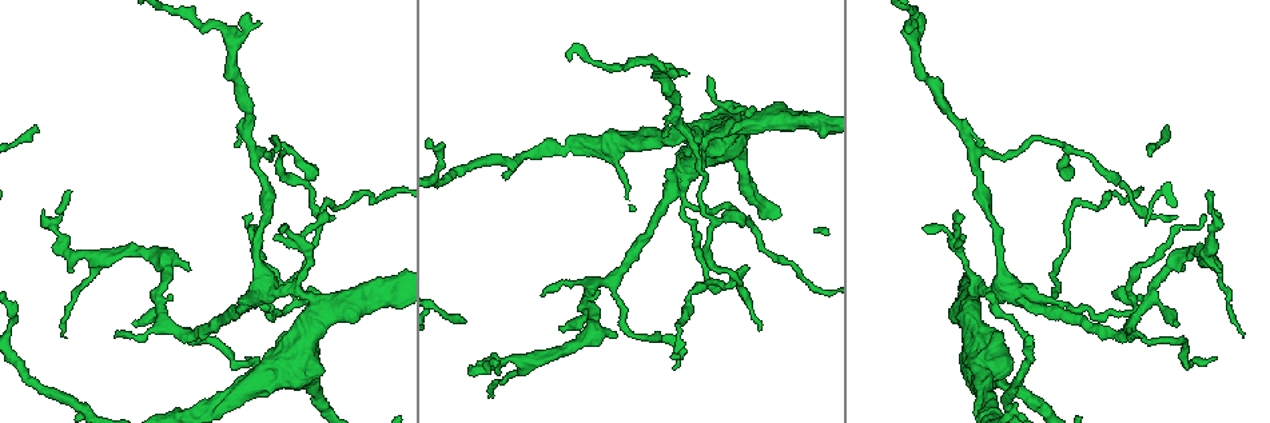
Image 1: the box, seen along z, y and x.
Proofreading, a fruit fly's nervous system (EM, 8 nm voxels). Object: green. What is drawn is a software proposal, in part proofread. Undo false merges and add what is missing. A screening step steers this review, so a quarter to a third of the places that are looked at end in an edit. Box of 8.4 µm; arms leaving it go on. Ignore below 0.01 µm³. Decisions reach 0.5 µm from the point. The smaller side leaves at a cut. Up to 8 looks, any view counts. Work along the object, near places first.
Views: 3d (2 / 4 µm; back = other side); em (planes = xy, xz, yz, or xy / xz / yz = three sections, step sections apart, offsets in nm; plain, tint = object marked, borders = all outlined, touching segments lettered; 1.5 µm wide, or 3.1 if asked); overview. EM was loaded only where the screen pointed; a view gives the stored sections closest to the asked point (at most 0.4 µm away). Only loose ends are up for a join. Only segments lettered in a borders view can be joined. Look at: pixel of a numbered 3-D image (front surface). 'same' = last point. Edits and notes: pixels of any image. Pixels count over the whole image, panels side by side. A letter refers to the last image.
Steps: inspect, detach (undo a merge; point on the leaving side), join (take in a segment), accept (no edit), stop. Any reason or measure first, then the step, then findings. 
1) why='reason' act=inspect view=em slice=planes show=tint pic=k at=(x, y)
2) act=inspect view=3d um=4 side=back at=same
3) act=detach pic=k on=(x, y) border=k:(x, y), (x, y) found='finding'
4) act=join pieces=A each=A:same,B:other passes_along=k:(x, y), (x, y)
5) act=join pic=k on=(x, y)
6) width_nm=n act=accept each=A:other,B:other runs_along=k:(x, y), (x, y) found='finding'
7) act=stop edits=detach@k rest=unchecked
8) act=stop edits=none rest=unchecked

why='branch stops here' act=inspect view=3d um=4 side=back pic=1 at=(189, 268)

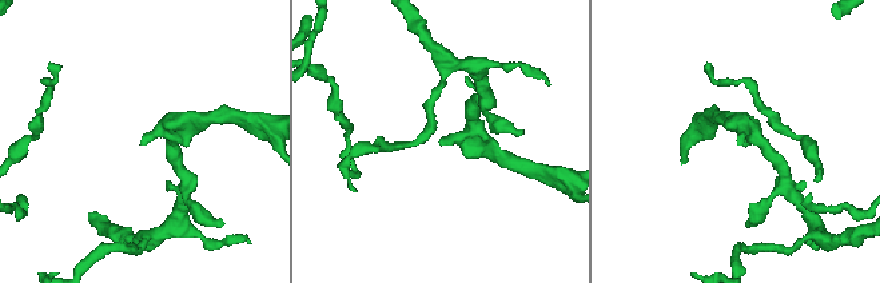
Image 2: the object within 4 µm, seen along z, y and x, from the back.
act=inspect view=em slice=planes show=tint pic=2 at=(142, 142)

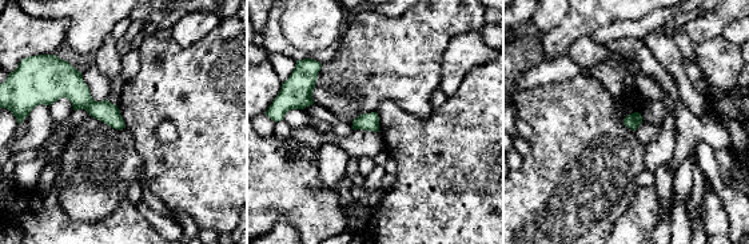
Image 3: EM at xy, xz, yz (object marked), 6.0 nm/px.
act=inspect view=em slice=planes show=borders at=same

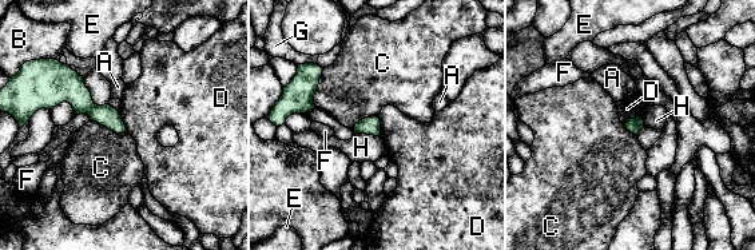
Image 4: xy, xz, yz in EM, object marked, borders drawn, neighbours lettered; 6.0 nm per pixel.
act=accept each=A:other,B:other,C:other,D:other,E:other,F:other,G:other,H:other border=4:(118, 110), (127, 131) found='no lettered segment goes on from it'

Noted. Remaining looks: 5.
why='end of a long branch' act=inspect view=3d um=4 pic=1 at=(248, 357)

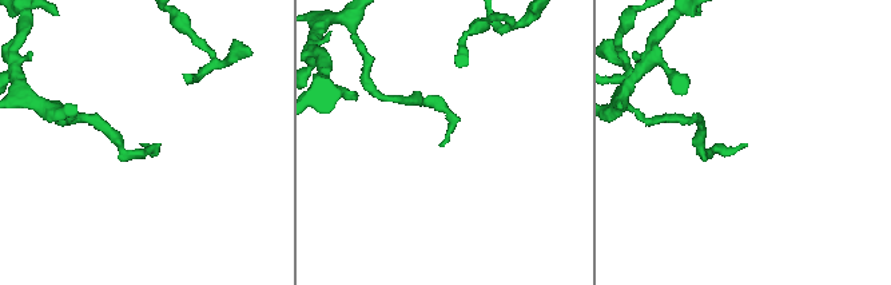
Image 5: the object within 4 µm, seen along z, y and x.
act=inspect view=em slice=planes show=tint pic=5 at=(444, 144)

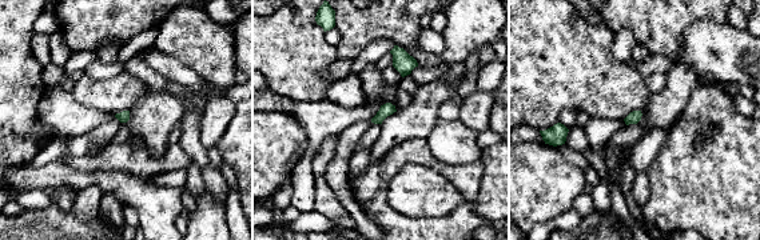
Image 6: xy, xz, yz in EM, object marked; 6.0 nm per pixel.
why='see the neighbours' act=inspect view=em slice=planes show=borders at=same

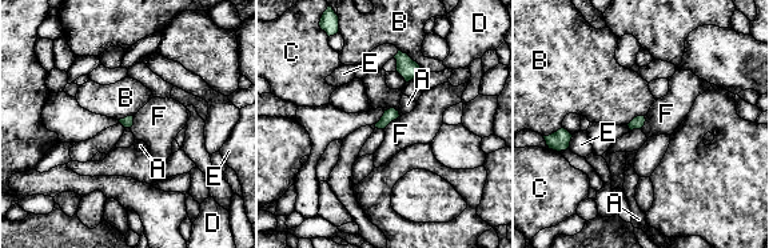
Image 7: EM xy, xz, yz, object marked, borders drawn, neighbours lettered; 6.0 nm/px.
longest_contact=B:190nm act=accept each=A:other,B:other,C:other,D:other,E:other,F:other border=7:(401, 116), (394, 119), (385, 130) found='no lettered segment goes on from it'

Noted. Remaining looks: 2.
why='calibre changes' act=inspect view=em slice=planes show=plain pic=1 at=(315, 313)

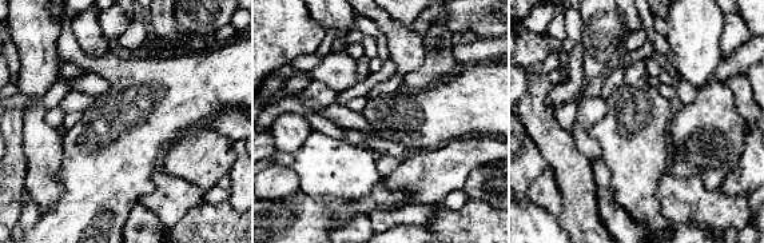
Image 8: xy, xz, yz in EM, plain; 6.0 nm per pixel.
why='what lies round it' act=inspect view=em slice=planes show=borders at=same

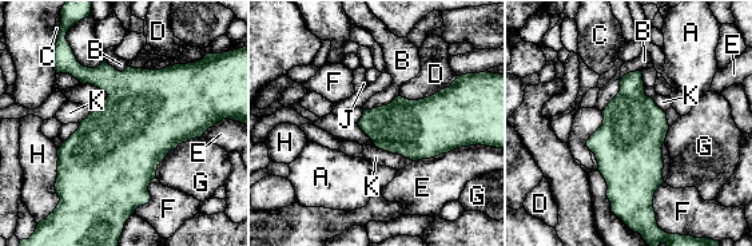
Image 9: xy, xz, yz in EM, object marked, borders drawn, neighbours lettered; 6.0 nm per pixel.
act=accept each=A:other,B:other,C:other,D:other,E:other,F:other,G:other,H:other,J:other,K:other border=9:(376, 146), (413, 161) found='all the same neuron'

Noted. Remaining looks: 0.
act=stop edits=none rest=unchecked

